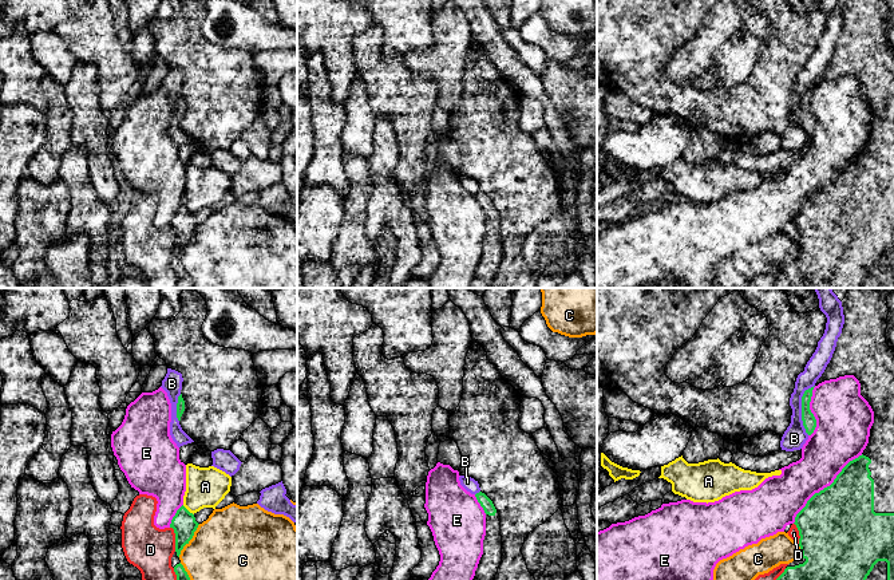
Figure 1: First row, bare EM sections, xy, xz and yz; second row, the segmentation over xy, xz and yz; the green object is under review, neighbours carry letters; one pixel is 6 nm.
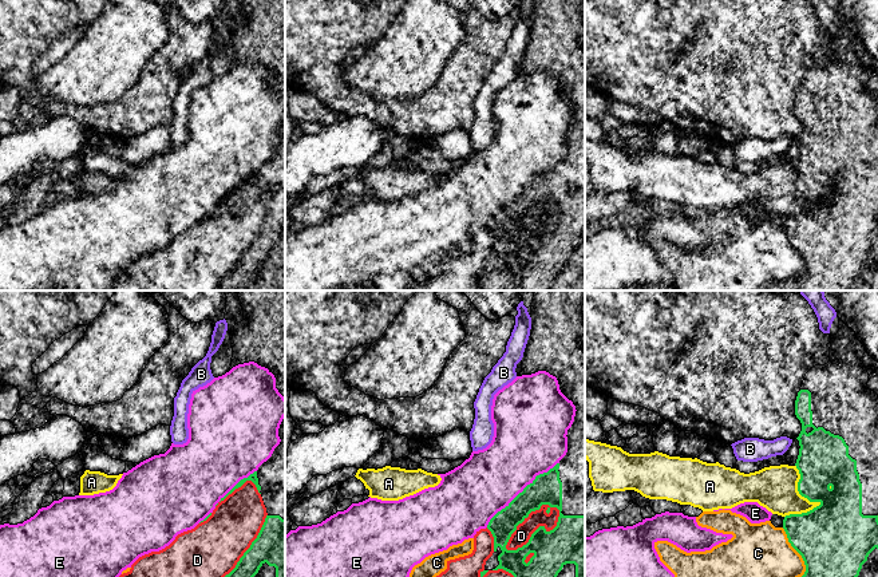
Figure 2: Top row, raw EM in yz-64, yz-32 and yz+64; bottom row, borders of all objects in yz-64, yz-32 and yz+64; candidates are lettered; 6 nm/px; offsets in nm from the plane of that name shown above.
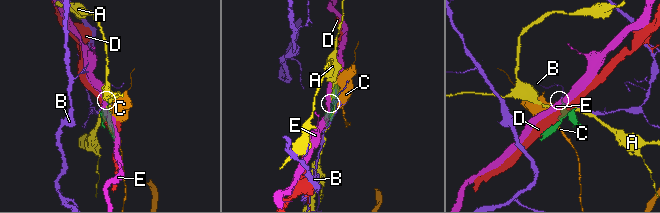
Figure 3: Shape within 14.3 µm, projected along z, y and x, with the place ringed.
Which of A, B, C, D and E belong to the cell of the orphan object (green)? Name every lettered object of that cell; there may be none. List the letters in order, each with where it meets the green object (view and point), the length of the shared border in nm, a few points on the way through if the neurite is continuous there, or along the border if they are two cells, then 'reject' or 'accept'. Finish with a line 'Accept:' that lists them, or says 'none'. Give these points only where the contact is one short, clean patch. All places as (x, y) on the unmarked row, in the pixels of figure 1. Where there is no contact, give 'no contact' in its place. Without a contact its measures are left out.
A: contact xy (186, 209); length 90 nm; reject
B: contact yz (802, 109); length 300 nm; border yz (814, 85), (802, 97), (802, 125), (809, 134); reject
C: contact xy (190, 239); length 240 nm; reject
D: contact xy (175, 239); length 160 nm; reject
E: contact yz (825, 188); length 600 nm; reject
Accept: none

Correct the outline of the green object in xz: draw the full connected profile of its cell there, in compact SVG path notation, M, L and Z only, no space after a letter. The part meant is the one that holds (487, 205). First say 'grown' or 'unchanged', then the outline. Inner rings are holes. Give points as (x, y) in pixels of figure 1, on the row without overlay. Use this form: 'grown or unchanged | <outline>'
grown | M479 192L475 197L486 213L486 236L483 240L483 255L468 288L491 288L502 261L499 213L484 193Z

